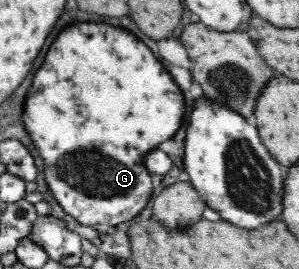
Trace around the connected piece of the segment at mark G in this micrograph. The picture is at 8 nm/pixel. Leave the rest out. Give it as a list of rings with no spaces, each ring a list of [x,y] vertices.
[[[78,21],[78,23],[64,27],[56,35],[56,39],[52,41],[52,45],[48,47],[48,51],[44,55],[42,67],[34,75],[32,85],[40,87],[40,89],[38,89],[38,93],[32,95],[32,99],[24,101],[24,113],[21,115],[22,126],[24,126],[24,130],[26,130],[26,134],[28,134],[38,156],[42,158],[42,172],[39,173],[39,176],[44,178],[44,185],[48,188],[48,192],[52,194],[52,197],[64,212],[82,225],[93,226],[98,223],[114,226],[122,223],[122,221],[129,223],[146,207],[146,203],[150,202],[150,195],[153,193],[151,173],[148,173],[148,170],[144,167],[143,157],[166,139],[173,139],[180,129],[185,112],[184,96],[180,93],[181,90],[172,81],[171,75],[166,73],[164,65],[156,57],[158,56],[150,50],[148,45],[144,44],[136,35],[132,35],[132,32],[126,31],[125,28],[114,27],[114,25],[102,21],[100,23]]]

